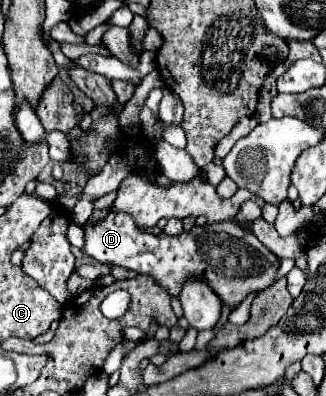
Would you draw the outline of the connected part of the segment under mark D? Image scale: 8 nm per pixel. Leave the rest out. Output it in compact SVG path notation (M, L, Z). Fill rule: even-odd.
M94 209L90 219L84 223L84 247L82 253L96 259L98 263L122 265L136 271L138 275L148 275L158 287L166 289L170 295L178 295L182 283L188 277L200 275L218 293L224 305L236 307L246 299L248 293L270 287L276 281L280 261L270 253L254 233L242 229L236 221L192 227L192 231L178 237L168 237L164 233L150 233L136 227L130 221L130 213L116 209Z

